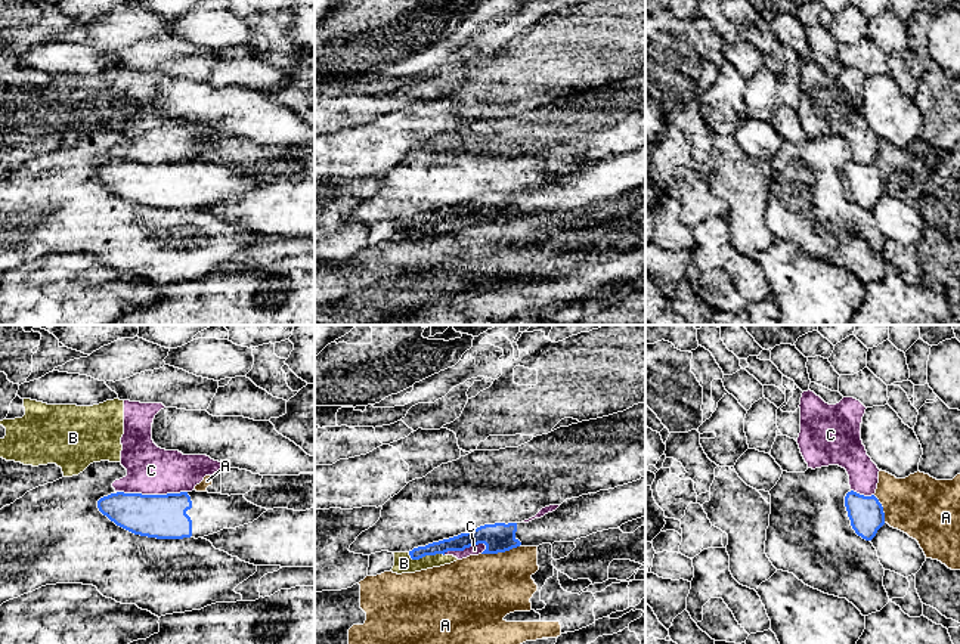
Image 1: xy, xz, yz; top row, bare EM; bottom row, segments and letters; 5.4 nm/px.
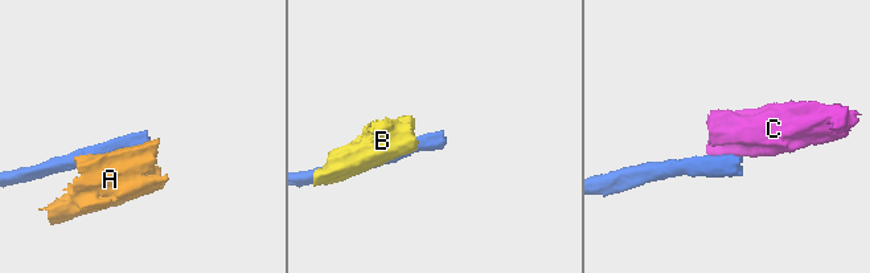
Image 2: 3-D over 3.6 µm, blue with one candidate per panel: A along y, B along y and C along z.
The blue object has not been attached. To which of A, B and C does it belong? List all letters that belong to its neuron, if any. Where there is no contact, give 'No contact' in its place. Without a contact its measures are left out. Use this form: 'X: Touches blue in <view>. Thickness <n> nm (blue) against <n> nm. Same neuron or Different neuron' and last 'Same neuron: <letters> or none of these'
A: Touches blue in xz. Thickness 160 nm (blue) against 400 nm. Different neuron
B: Touches blue in xz. Thickness 90 nm (blue) against 100 nm. Different neuron
C: Touches blue in xy. Thickness 240 nm (blue) against 260 nm. Different neuron
Same neuron: none of these

